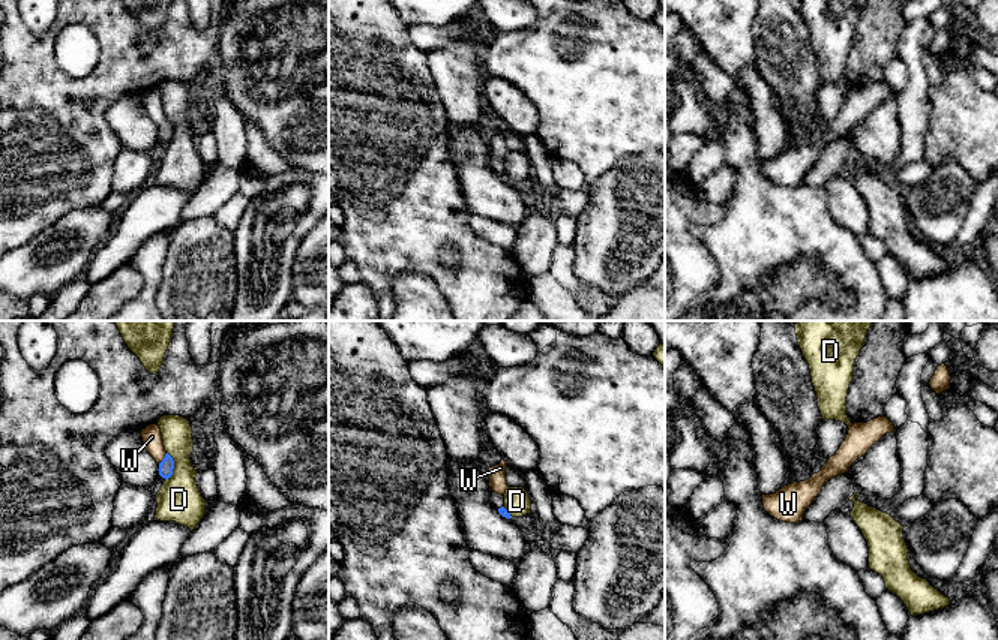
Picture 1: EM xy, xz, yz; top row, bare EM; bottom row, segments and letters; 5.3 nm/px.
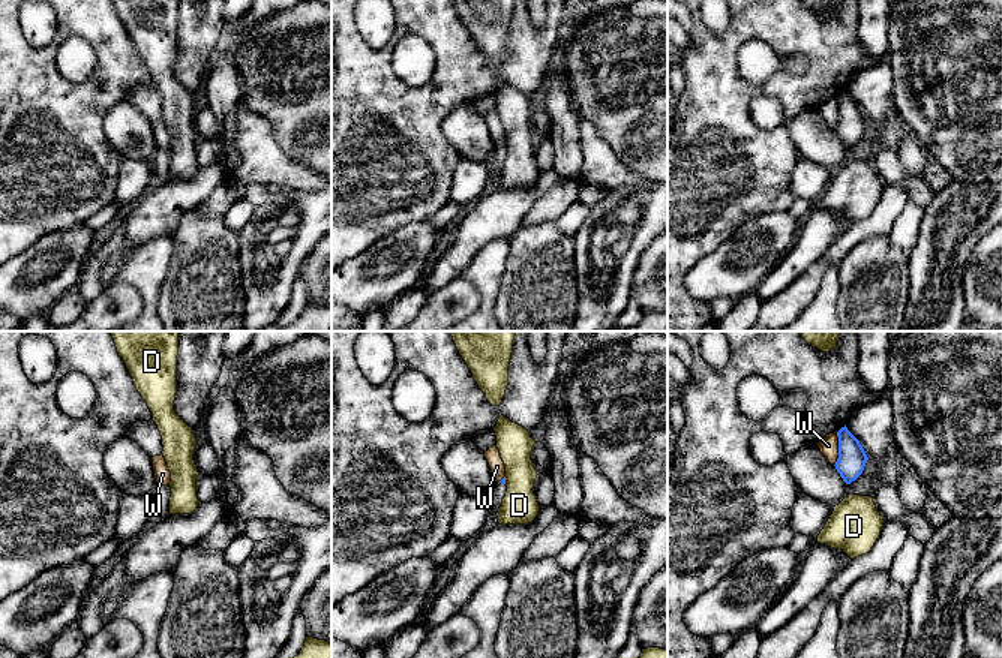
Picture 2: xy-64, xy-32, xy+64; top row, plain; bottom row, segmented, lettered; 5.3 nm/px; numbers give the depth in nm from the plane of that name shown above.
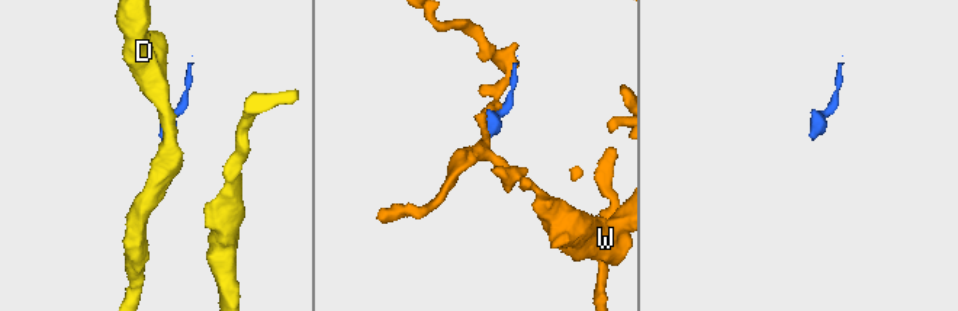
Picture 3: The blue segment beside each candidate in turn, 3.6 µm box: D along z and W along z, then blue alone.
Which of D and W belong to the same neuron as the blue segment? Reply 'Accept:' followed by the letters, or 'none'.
Accept: none

